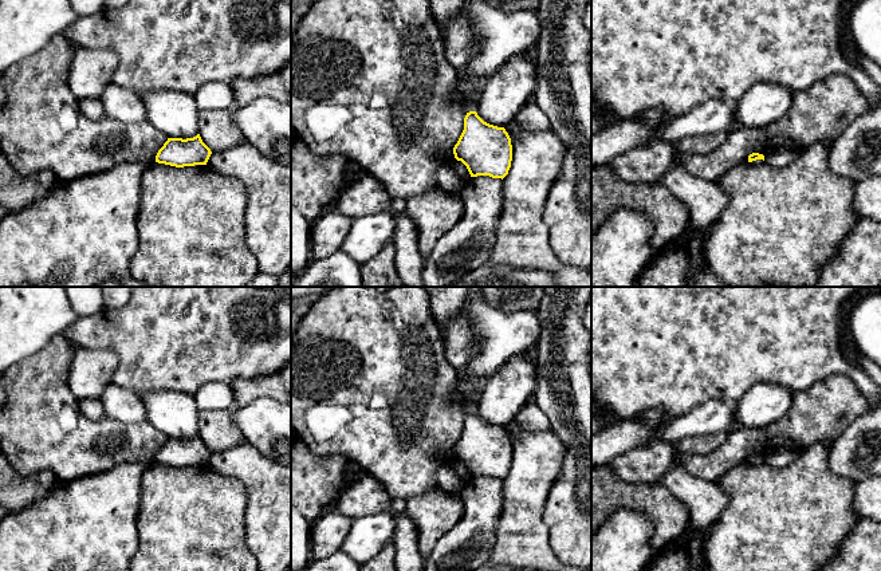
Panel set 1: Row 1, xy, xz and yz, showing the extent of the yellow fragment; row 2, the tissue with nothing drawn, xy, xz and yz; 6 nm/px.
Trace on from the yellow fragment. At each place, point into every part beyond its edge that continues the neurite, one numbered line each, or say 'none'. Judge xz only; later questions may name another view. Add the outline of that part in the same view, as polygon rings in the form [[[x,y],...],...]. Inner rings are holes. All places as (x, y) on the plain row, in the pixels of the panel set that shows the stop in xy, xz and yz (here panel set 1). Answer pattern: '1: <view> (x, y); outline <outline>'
none

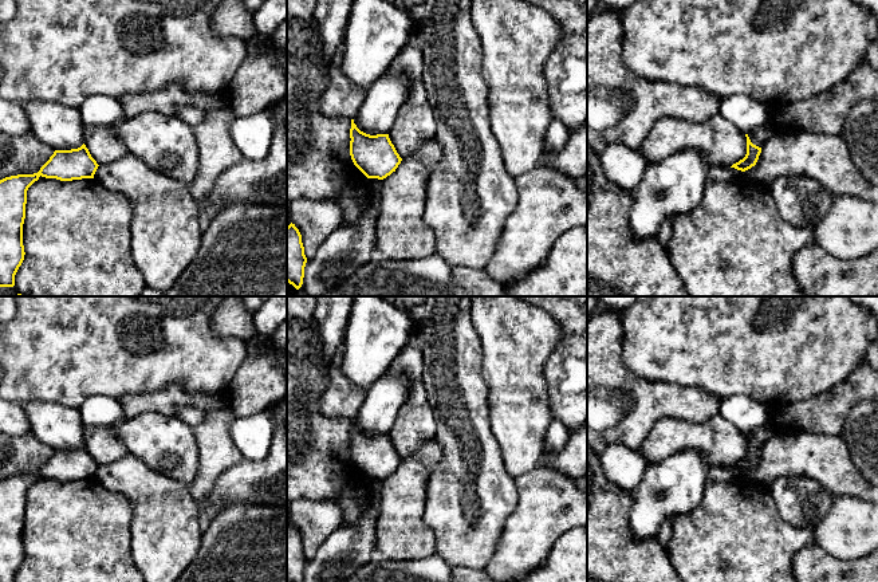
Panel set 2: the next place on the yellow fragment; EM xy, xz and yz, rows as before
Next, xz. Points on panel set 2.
none

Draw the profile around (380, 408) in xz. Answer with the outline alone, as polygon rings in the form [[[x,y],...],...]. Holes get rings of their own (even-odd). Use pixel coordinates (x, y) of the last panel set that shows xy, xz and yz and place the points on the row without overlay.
[[[385,373],[366,390],[354,417],[357,428],[370,436],[389,434],[401,406],[406,402],[410,382],[403,375]]]

